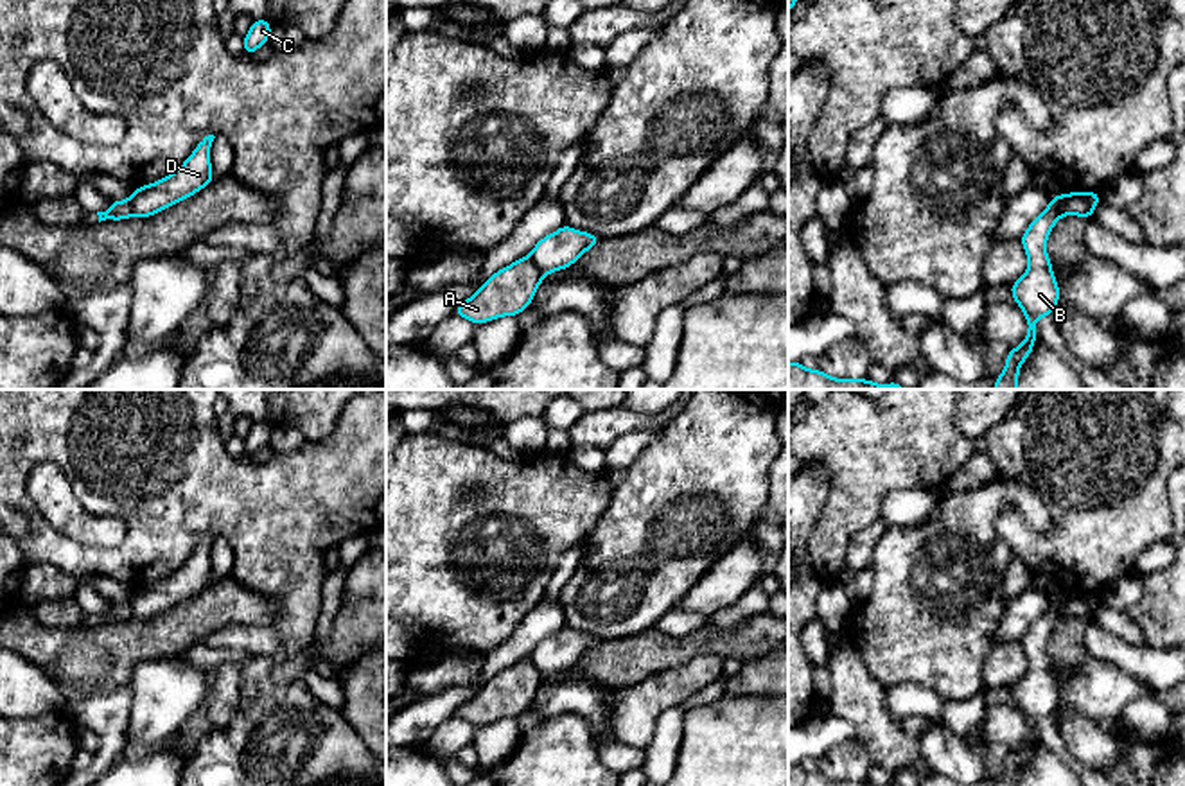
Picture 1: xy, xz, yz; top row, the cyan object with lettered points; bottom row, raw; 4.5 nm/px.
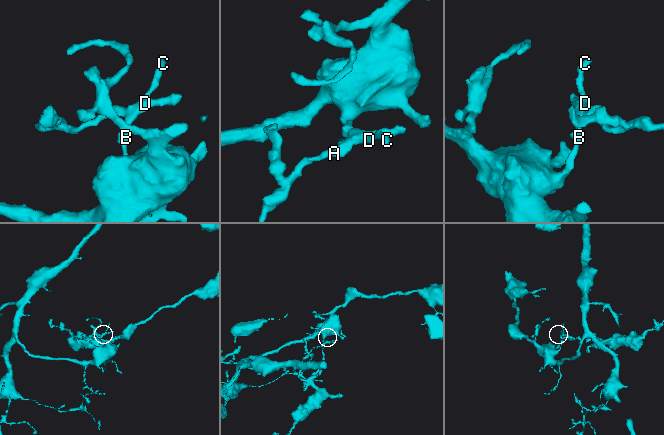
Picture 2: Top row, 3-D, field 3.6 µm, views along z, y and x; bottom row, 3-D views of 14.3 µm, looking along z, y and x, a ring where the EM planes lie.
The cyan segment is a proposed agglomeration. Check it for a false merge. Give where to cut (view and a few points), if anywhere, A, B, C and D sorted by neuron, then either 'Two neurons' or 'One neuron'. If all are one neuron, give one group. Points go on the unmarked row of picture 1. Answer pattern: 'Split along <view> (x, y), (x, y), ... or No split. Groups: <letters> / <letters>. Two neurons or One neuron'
Split along yz (1069, 596), (1062, 616). Groups: A / B C D. Two neurons

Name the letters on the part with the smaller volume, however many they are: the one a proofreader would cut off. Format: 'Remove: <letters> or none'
Remove: A

